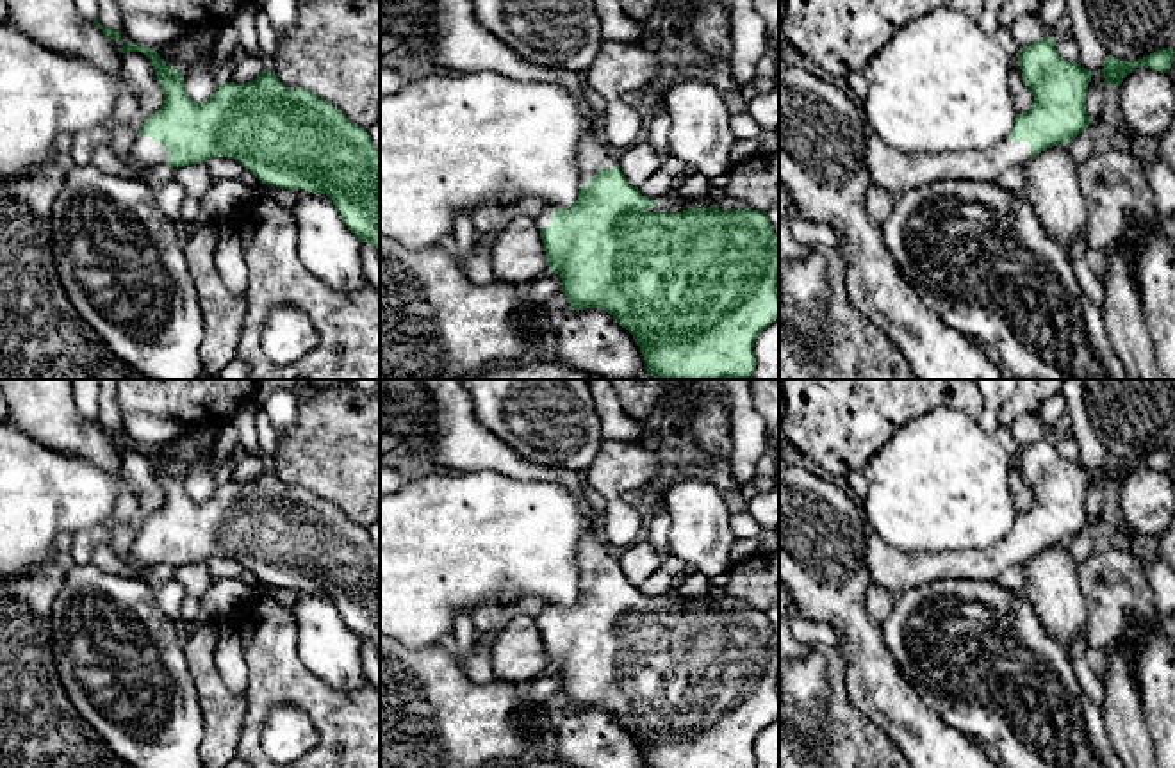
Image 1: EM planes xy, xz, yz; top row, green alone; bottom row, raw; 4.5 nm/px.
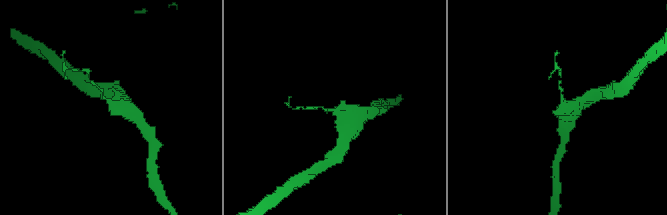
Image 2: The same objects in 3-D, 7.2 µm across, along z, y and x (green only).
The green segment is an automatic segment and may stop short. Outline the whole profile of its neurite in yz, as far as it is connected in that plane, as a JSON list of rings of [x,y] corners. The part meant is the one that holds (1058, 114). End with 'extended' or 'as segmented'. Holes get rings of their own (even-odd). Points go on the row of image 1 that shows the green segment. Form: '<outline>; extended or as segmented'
[[[1054,37],[1022,48],[1018,64],[1034,103],[1029,112],[1016,114],[1004,143],[990,150],[909,155],[868,130],[865,166],[870,185],[900,196],[940,180],[995,182],[1006,169],[1025,164],[1047,148],[1068,144],[1091,125],[1086,94],[1093,73],[1064,61]]]; extended

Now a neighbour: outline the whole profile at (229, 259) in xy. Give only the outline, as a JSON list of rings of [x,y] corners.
[[[241,210],[228,212],[218,217],[218,246],[214,266],[225,287],[244,296],[246,292],[246,262],[241,249],[239,225]]]

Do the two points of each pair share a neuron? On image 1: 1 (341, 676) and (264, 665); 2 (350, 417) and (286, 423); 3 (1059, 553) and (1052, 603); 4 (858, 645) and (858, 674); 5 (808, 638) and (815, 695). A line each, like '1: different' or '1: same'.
1: different
2: different
3: same
4: same
5: different

